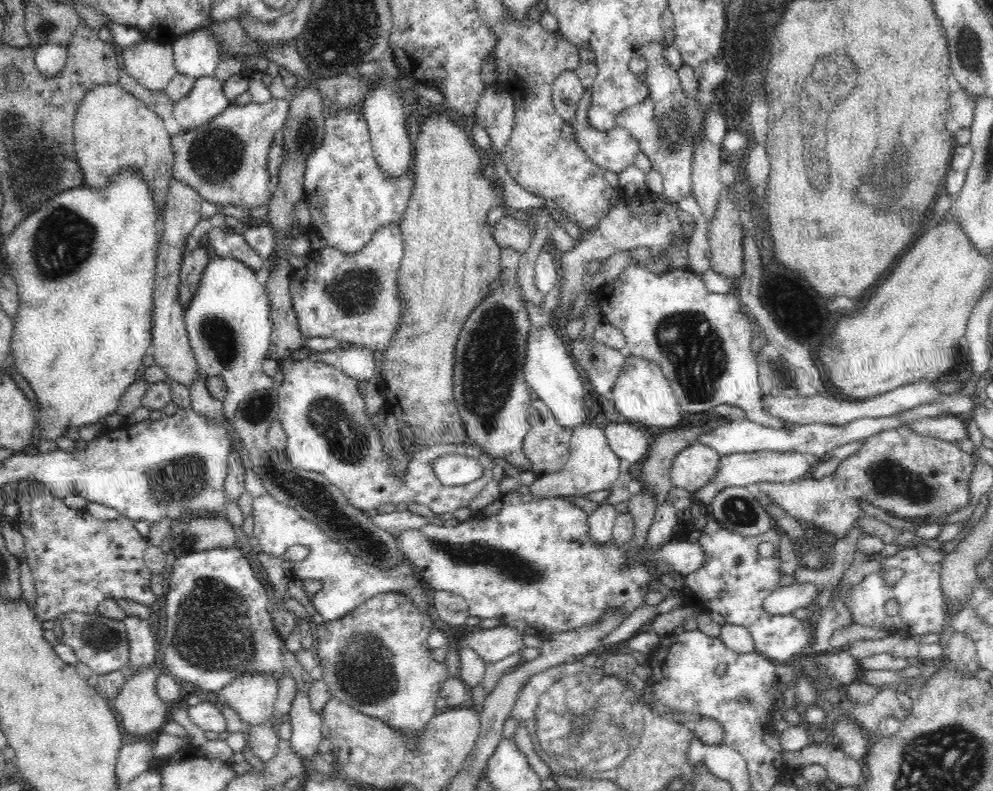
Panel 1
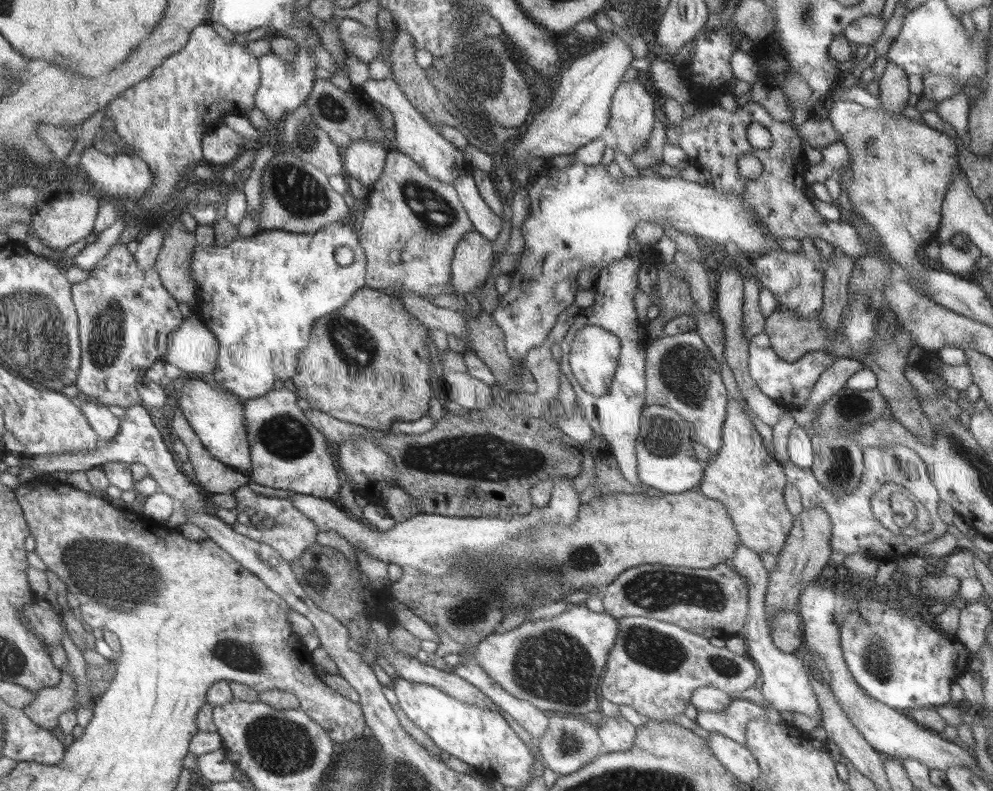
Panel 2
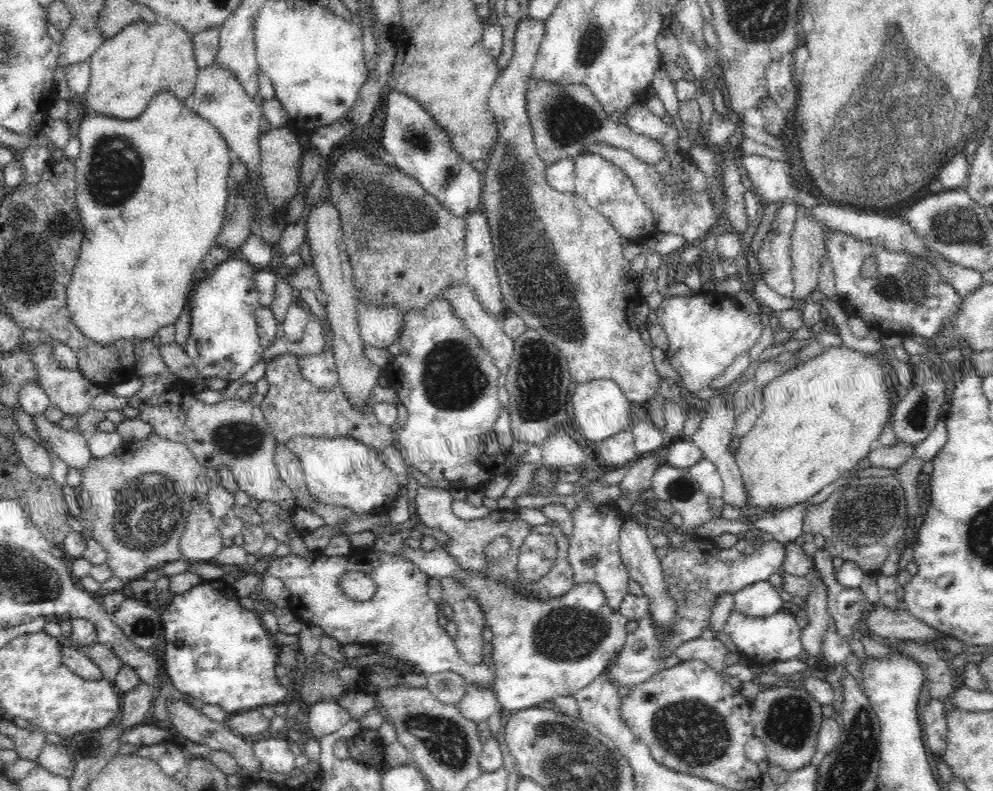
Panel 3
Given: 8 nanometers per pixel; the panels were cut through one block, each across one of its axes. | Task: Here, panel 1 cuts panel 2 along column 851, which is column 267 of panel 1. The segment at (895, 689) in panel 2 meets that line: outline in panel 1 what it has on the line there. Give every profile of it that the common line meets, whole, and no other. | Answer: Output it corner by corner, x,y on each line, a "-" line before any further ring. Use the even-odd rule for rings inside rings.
213,548
202,552
190,552
175,558
167,589
163,596
163,613
166,616
164,639
158,640
159,661
162,669
188,689
203,696
216,694
233,677
246,671
271,673
278,680
288,673
284,665
280,636
268,613
268,594
258,582
252,566
240,552
240,548

